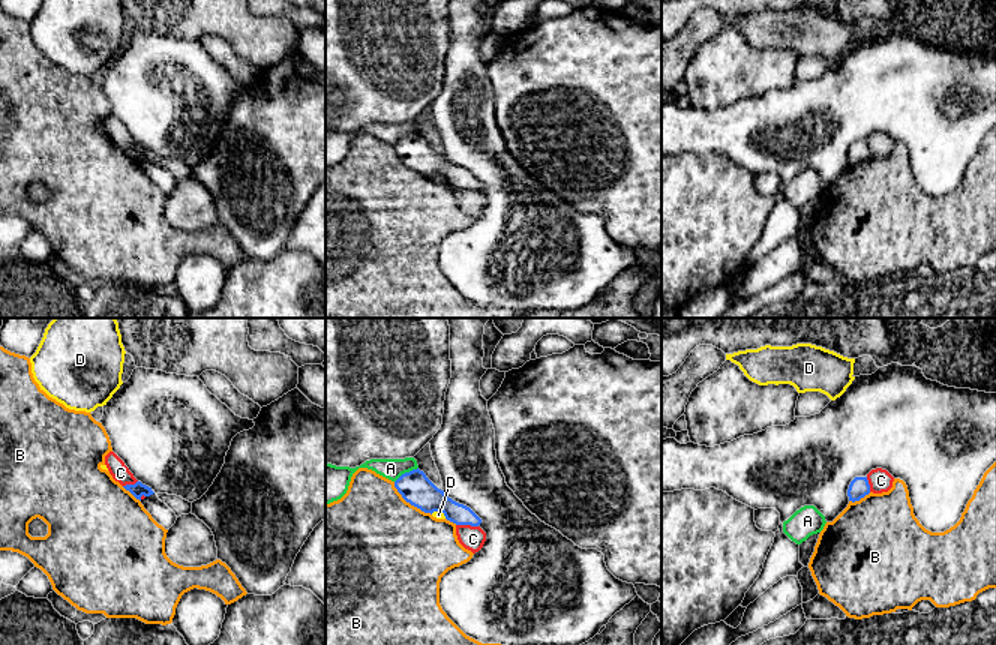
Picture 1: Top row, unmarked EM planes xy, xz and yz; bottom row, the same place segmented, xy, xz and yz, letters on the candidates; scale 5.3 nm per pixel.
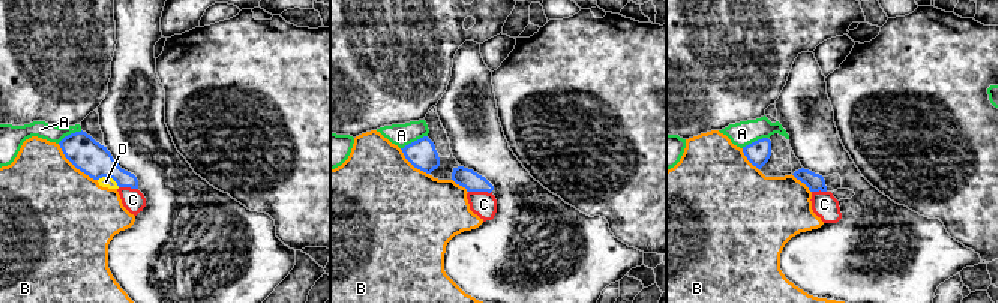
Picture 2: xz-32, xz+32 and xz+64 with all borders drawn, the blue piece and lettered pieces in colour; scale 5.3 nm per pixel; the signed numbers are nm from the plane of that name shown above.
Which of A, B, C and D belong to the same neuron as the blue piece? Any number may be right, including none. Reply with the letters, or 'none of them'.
none of them

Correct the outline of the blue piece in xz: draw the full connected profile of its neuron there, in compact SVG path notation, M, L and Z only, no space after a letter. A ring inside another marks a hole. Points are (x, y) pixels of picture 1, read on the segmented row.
M418 468L402 474L394 482L394 488L406 502L424 513L441 512L447 520L456 525L478 526L482 524L470 507L448 498Z

